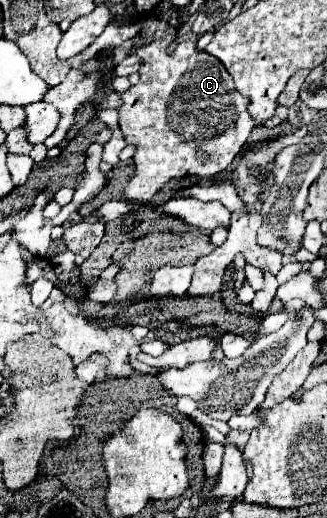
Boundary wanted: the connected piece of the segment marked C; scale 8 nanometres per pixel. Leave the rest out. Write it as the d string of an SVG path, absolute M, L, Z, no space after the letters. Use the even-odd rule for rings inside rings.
M156 39L154 43L140 47L136 53L142 59L140 81L120 94L122 99L120 129L122 129L126 143L136 145L136 149L138 149L134 155L136 175L128 183L124 197L130 201L136 201L136 203L148 203L152 199L152 195L170 179L180 179L186 175L212 177L212 175L228 169L228 165L236 159L236 155L246 145L250 131L254 127L254 119L246 111L248 99L236 91L232 77L224 69L224 65L204 51L196 53L194 41L178 43L176 49L172 53L168 53L164 49L164 39ZM190 121L196 123L198 129L190 129L188 133L184 133L186 131L184 125Z

